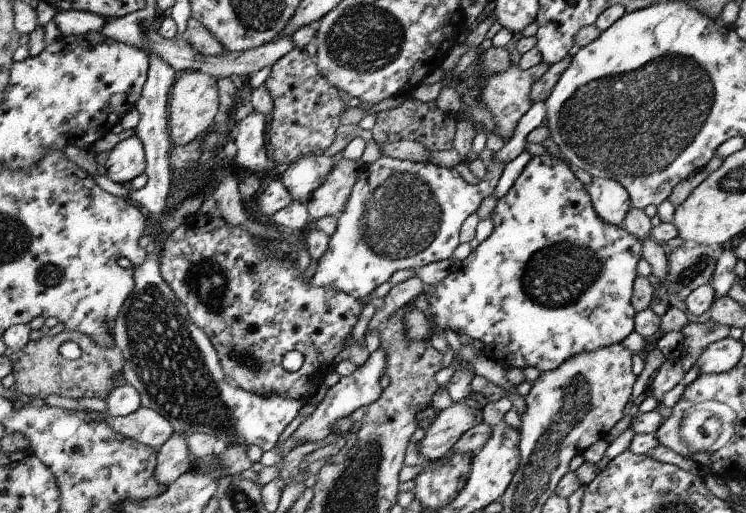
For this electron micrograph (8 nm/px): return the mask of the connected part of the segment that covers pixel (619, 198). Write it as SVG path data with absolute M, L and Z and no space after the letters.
M593 177L586 190L596 214L605 223L622 226L628 211L632 208L626 189L615 180Z

